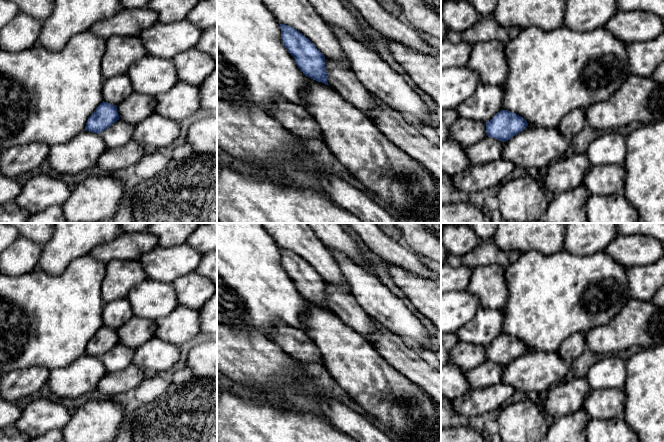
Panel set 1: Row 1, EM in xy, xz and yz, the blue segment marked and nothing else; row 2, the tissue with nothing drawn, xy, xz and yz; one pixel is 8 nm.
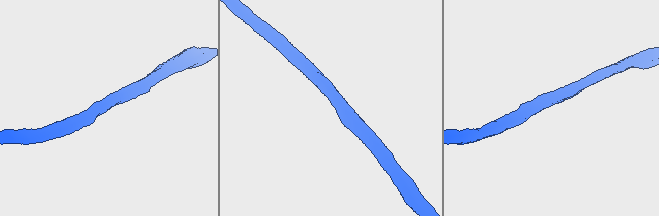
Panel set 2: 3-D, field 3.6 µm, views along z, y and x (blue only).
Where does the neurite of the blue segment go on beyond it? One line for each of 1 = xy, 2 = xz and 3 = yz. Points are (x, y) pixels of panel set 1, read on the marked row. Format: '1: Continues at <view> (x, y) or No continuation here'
1: No continuation here
2: No continuation here
3: No continuation here

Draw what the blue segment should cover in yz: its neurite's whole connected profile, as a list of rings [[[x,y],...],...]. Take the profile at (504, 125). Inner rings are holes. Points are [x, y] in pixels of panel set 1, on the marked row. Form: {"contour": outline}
{"contour": [[[501,110],[486,122],[486,133],[488,137],[506,142],[527,126],[528,123],[523,117],[507,110]]]}

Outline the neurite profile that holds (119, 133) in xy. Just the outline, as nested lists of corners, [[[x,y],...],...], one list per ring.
[[[117,120],[109,128],[100,133],[107,149],[113,149],[126,145],[133,138],[135,125]]]

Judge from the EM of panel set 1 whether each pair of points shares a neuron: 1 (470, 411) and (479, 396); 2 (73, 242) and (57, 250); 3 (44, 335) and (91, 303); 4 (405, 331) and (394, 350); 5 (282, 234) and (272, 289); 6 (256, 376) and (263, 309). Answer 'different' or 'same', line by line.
1: same
2: same
3: same
4: different
5: different
6: different

